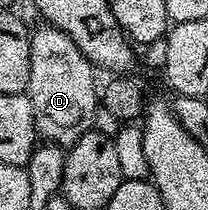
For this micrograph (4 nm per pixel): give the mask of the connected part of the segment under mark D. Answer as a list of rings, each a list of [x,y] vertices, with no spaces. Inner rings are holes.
[[[40,25],[31,35],[31,83],[26,93],[33,104],[38,137],[70,148],[97,122],[97,82],[95,86],[90,74],[93,65],[67,33],[55,26]]]

